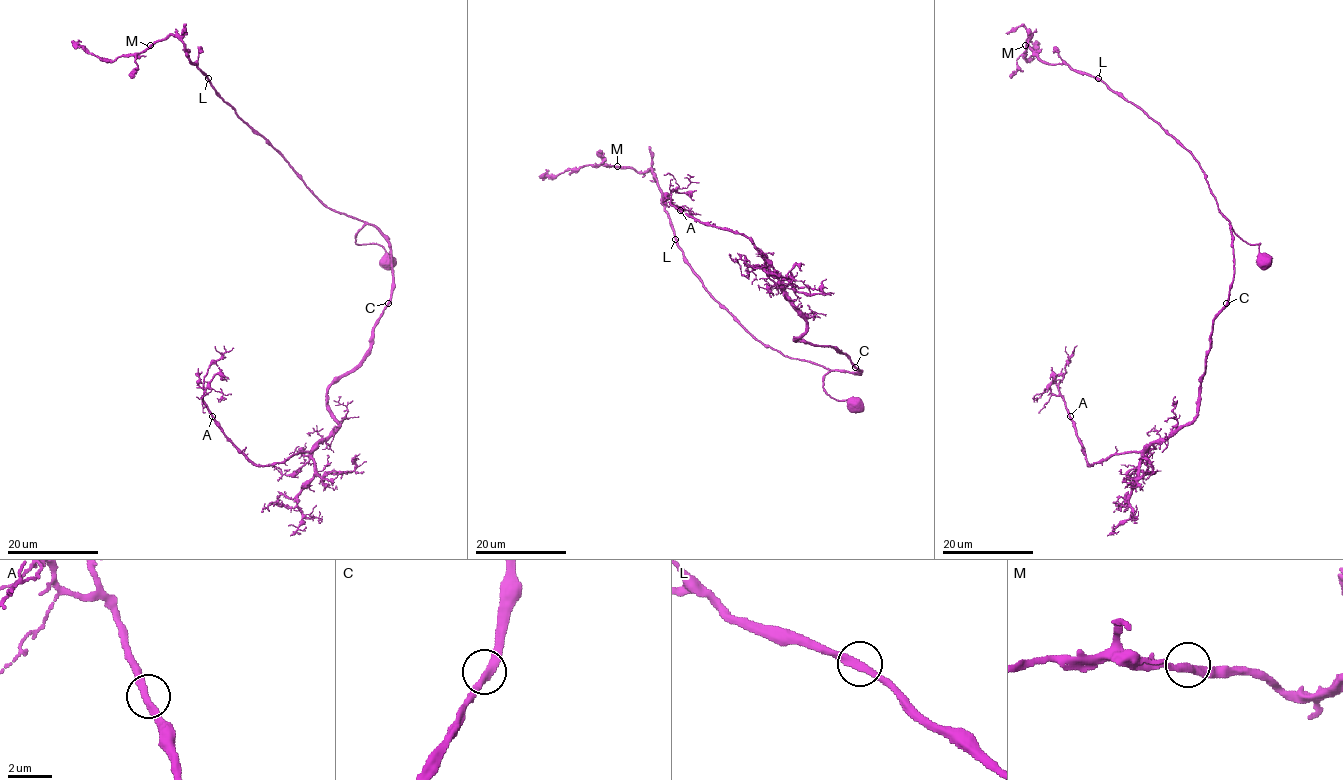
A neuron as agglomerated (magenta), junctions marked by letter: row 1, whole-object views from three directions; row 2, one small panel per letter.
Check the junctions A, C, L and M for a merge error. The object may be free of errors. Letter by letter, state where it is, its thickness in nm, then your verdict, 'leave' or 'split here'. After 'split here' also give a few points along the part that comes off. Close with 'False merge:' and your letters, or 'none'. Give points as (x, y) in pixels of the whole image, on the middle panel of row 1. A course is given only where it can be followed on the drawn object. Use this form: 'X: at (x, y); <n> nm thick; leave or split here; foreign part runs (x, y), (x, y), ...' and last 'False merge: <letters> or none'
A: at (680, 210); 320 nm thick; leave
C: at (855, 367); 320 nm thick; leave
L: at (675, 239); 320 nm thick; leave
M: at (617, 166); 320 nm thick; leave
False merge: none

